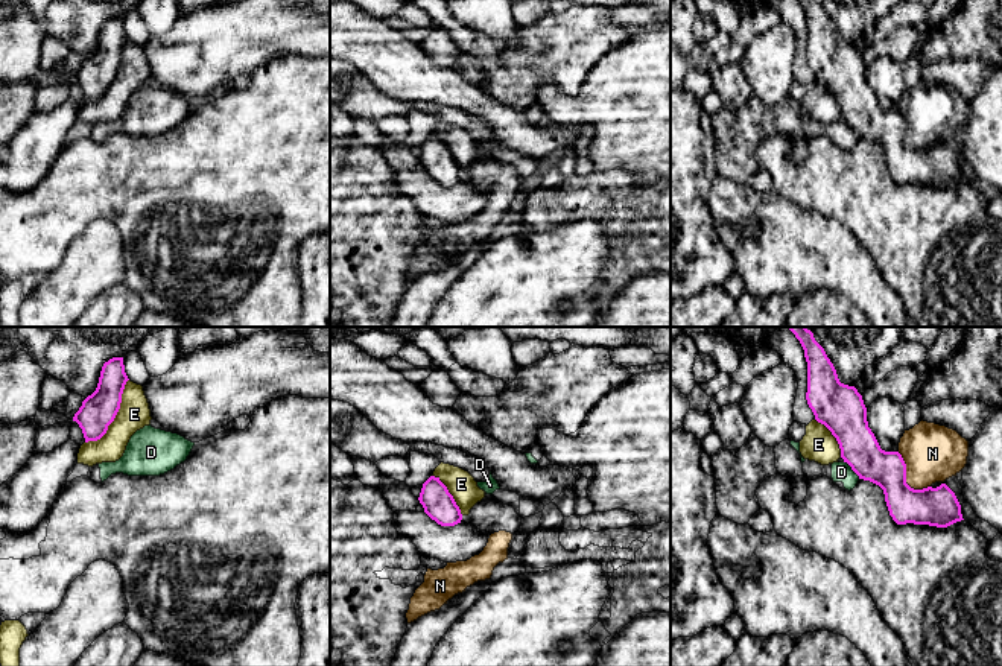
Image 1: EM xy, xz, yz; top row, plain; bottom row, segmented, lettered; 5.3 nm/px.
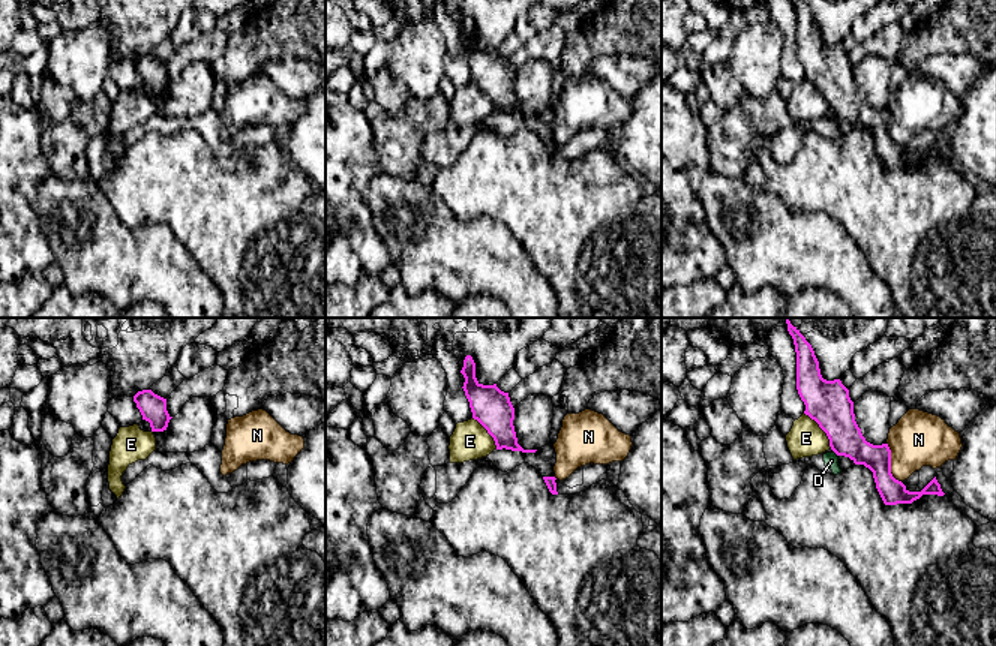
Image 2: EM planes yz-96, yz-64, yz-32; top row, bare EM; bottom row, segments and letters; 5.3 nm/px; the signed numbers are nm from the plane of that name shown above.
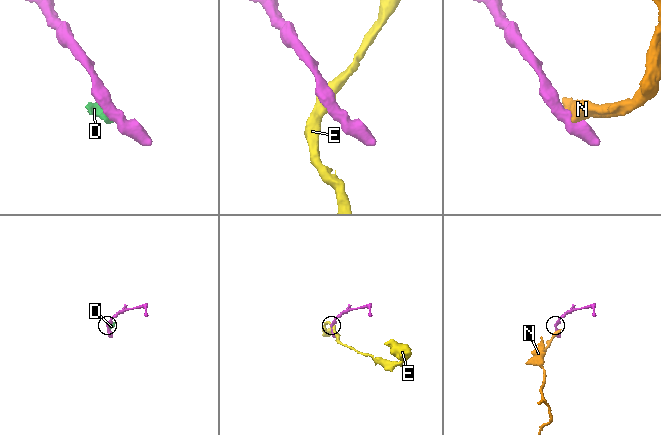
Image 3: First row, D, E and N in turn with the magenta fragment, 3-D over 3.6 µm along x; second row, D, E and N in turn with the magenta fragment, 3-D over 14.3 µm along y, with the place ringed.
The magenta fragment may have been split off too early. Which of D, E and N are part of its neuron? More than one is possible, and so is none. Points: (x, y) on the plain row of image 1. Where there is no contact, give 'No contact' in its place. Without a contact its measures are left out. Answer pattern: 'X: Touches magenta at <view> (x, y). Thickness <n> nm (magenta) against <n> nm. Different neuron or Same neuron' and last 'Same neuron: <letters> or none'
D: Touches magenta at yz (852, 128). Thickness 200 nm (magenta) against 110 nm. Different neuron
E: Touches magenta at xy (116, 73). Thickness 190 nm (magenta) against 170 nm. Different neuron
N: Touches magenta at yz (905, 139). Thickness 220 nm (magenta) against 300 nm. Different neuron
Same neuron: none

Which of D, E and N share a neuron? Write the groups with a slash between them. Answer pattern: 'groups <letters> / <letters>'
groups D N / E

